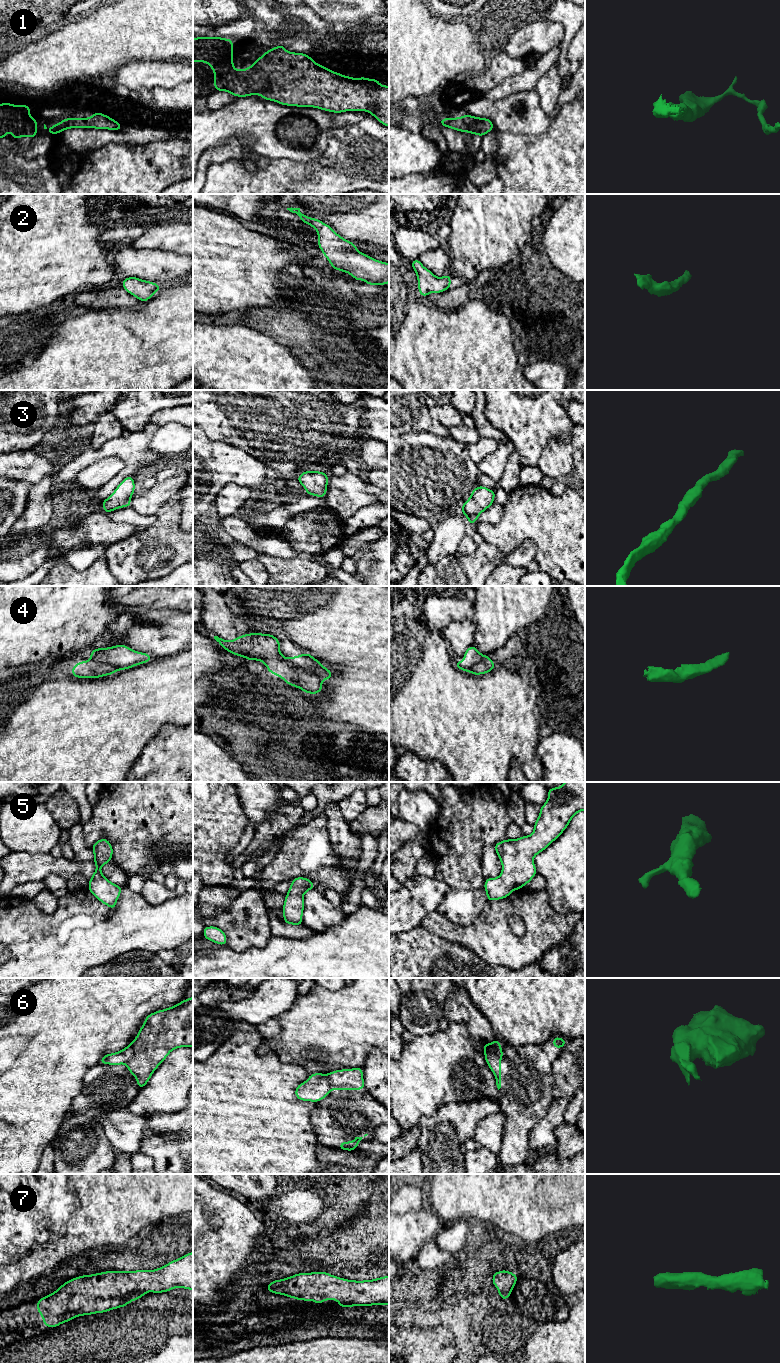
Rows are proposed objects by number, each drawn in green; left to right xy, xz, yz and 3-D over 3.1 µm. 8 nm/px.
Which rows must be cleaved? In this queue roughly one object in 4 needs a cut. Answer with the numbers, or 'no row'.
4, 6

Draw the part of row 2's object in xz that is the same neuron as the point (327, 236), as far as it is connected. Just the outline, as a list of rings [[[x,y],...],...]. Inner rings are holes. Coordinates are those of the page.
[[[287,208],[296,213],[304,224],[312,226],[318,233],[318,247],[327,258],[332,270],[350,274],[356,281],[364,280],[368,285],[389,283],[389,264],[371,258],[357,250],[354,243],[337,234],[333,228],[319,219],[304,215],[300,208]]]

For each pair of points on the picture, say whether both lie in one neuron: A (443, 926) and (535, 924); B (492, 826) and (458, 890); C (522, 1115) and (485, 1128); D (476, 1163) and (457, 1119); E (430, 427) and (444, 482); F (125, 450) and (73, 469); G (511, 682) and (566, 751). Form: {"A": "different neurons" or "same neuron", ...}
{"A": "same neuron", "B": "same neuron", "C": "different neurons", "D": "different neurons", "E": "different neurons", "F": "same neuron", "G": "different neurons"}

